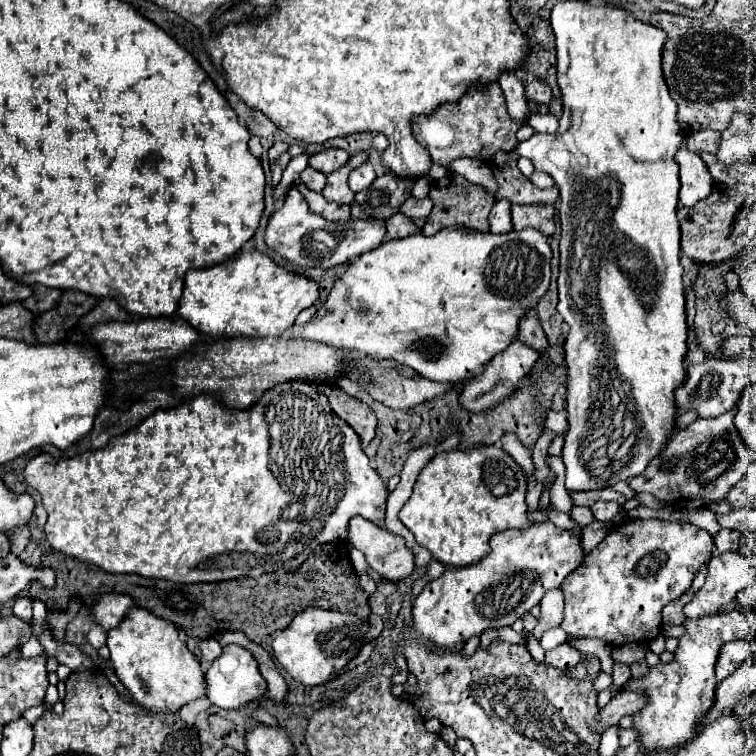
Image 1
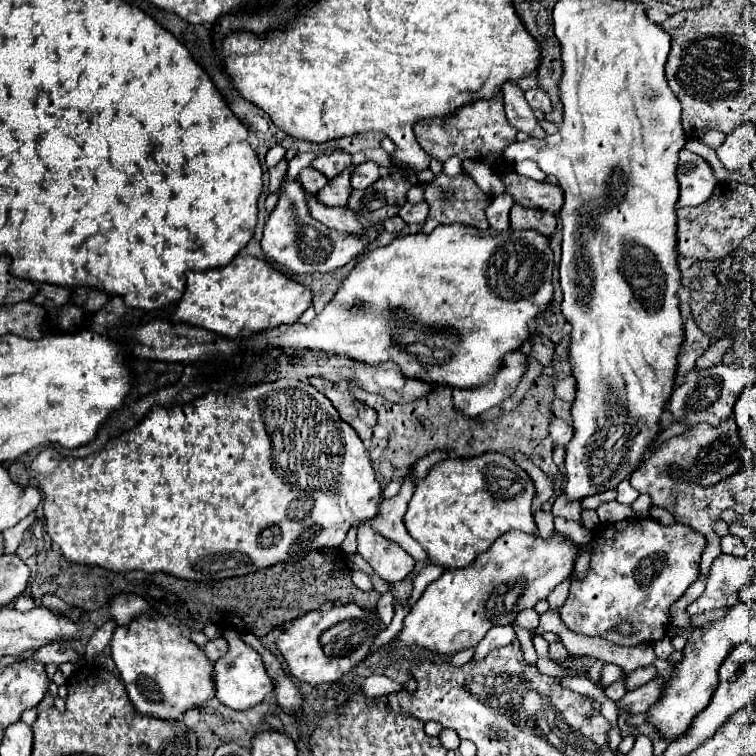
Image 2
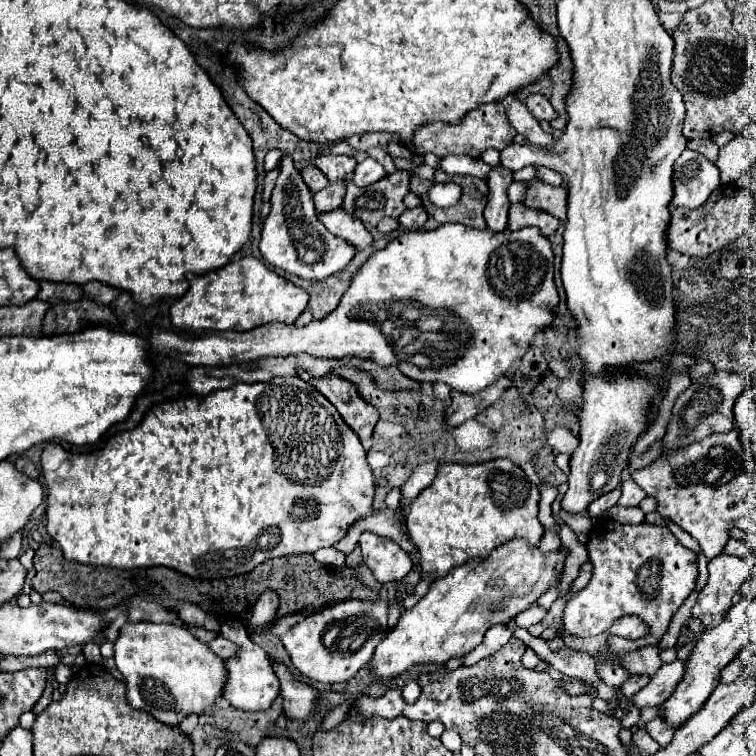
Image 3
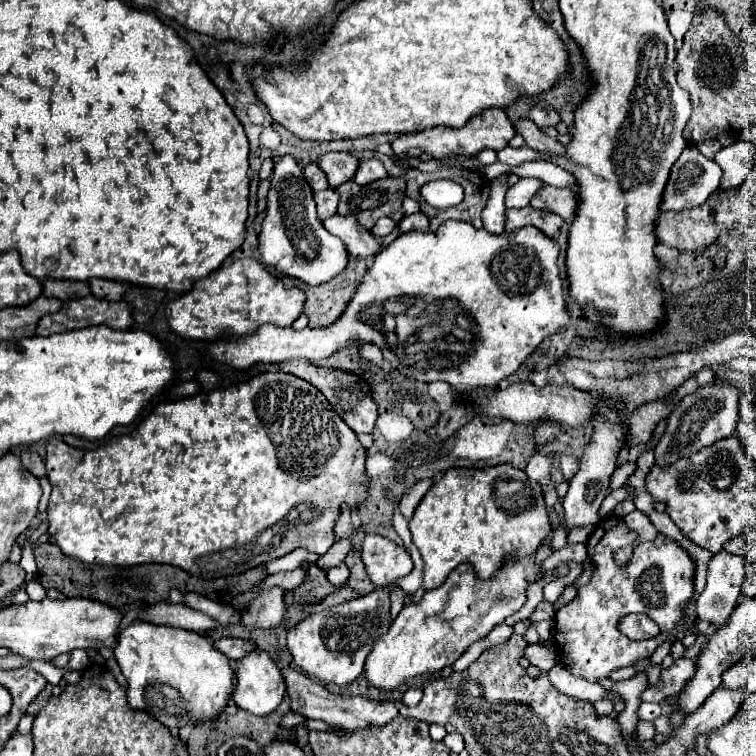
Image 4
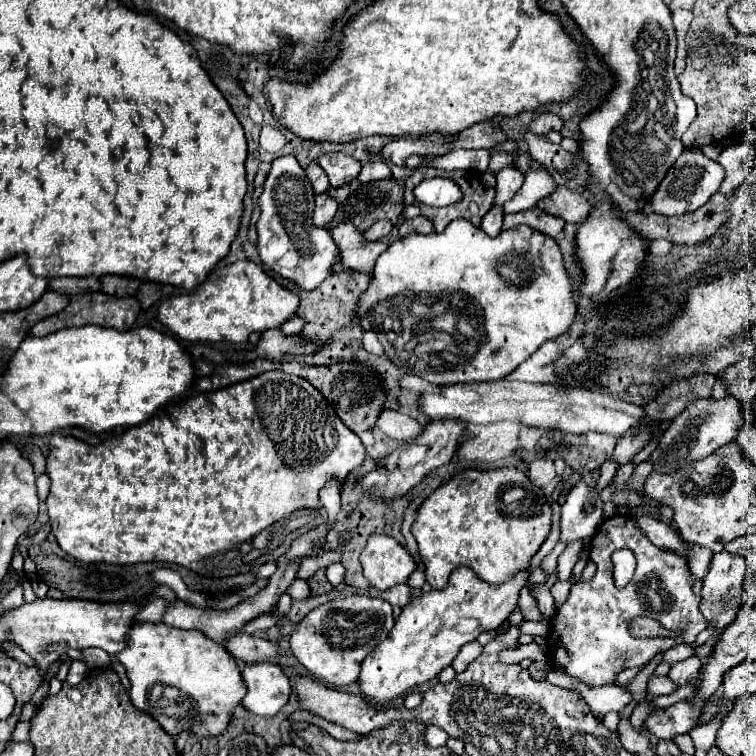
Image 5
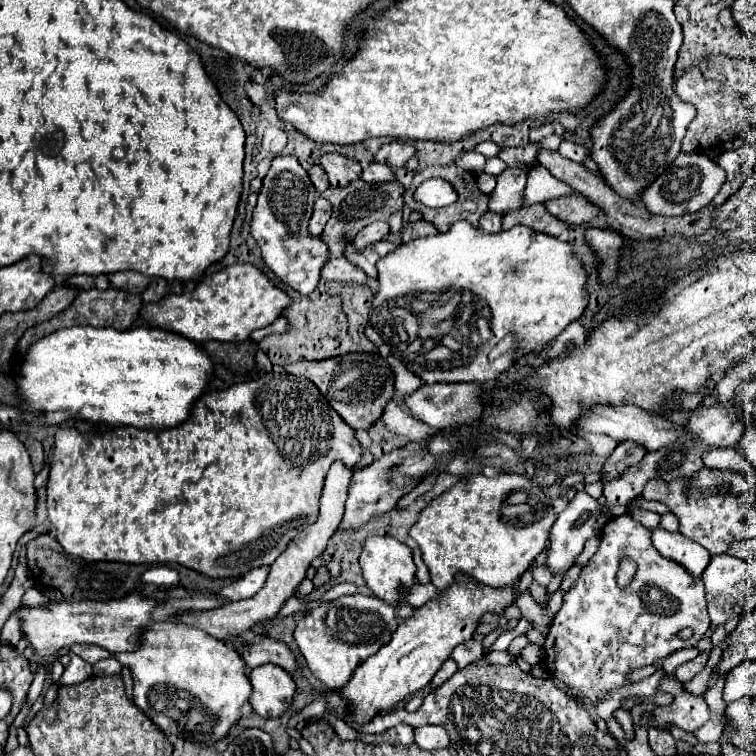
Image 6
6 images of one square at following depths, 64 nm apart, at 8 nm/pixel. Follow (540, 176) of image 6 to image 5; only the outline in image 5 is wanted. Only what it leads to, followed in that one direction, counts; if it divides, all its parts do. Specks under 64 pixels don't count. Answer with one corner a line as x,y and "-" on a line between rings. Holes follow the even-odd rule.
544,168
530,170
530,172
526,172
520,192
510,202
506,202
508,212
518,212
518,210
526,210
526,208
536,206
538,200
542,200
542,196
552,194
556,188
558,188
558,184

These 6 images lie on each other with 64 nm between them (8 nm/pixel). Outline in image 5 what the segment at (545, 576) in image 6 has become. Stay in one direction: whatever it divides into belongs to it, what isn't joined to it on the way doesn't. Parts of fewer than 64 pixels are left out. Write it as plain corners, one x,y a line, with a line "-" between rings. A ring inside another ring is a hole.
558,542
556,544
556,548
542,560
542,564
540,564
540,568
544,570
544,574
546,574
546,578
550,578
552,574
554,574
554,570
556,570
556,560
558,560
558,556
564,552
564,544
562,542

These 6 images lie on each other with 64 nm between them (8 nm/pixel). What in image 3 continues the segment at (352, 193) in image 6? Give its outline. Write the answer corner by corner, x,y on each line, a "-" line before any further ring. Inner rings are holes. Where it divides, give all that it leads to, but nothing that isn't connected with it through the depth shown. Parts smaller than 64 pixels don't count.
396,172
366,188
356,188
356,184
348,182
342,208
358,216
368,226
376,226
384,216
398,218
406,210
402,198
410,190
408,180
408,172

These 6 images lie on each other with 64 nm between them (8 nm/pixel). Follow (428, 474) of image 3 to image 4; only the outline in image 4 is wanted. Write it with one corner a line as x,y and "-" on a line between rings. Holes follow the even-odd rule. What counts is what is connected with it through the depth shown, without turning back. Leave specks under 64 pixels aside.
422,479
403,494
399,510
408,521
412,518
416,507
431,485
431,479

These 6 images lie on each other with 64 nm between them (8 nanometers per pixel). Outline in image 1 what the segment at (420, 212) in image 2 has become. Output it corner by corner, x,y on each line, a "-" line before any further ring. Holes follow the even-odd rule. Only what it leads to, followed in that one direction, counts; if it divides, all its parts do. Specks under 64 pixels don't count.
408,198
402,206
400,206
400,212
404,216
408,216
410,220
420,220
420,218
426,218
432,210
432,202
428,198
424,200
414,200
414,198

